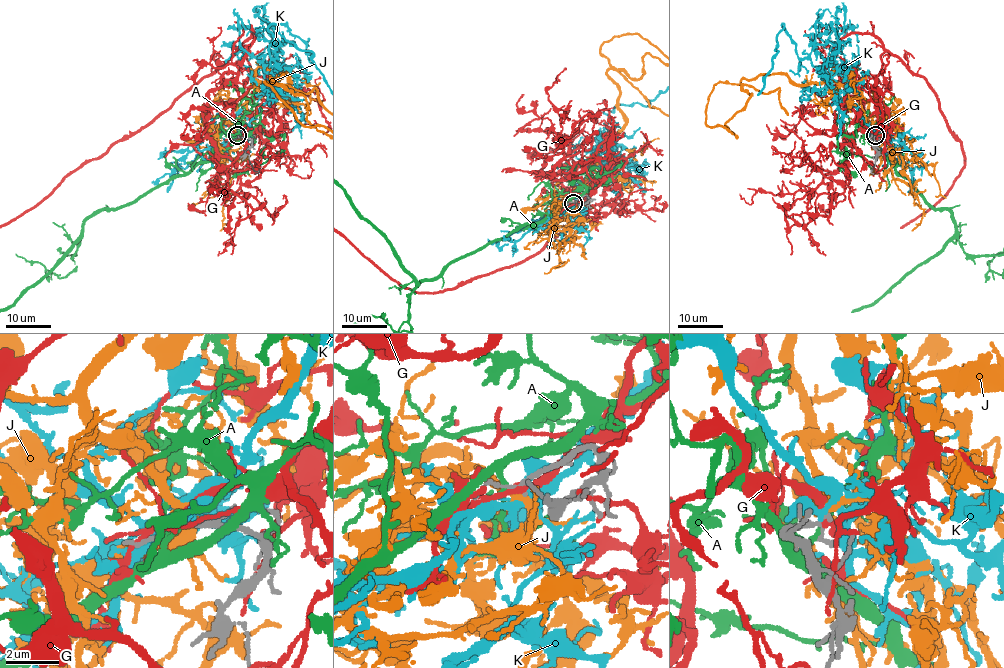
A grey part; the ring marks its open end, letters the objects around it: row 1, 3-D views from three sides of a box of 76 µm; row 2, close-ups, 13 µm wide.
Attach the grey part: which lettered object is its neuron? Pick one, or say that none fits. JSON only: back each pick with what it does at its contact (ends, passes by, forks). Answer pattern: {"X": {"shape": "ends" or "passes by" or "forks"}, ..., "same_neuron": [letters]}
{"J": {"shape": "passes by"}, "same_neuron": ["J"]}

